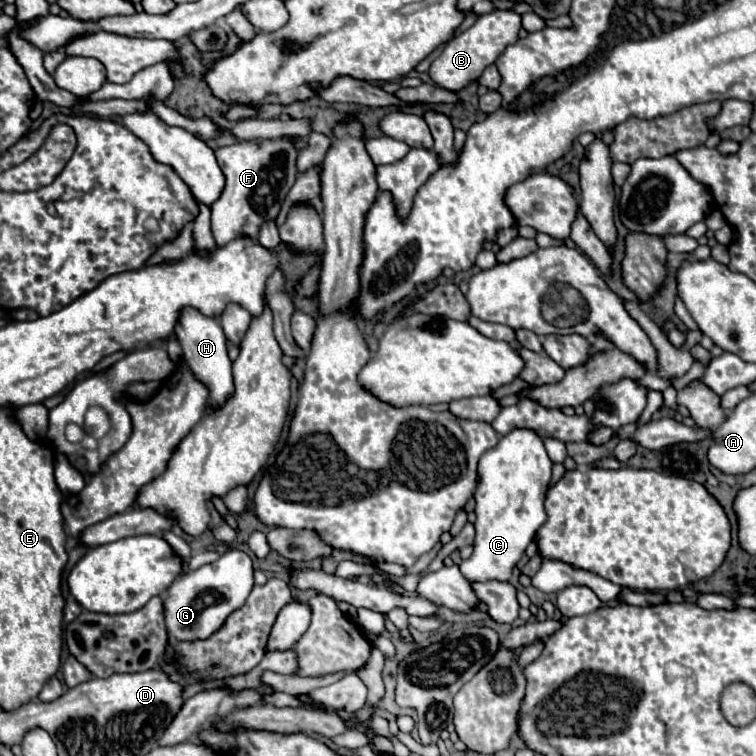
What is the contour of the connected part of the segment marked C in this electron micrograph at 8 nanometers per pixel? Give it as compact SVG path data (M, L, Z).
M513 429L511 433L507 433L497 447L493 447L491 451L487 451L487 455L483 455L483 459L479 459L479 487L475 491L475 529L477 529L477 537L473 543L473 555L465 561L459 563L459 571L461 575L471 581L509 581L513 567L517 565L517 561L521 559L521 555L525 553L527 545L535 539L535 533L539 531L539 527L545 523L547 515L543 509L543 501L545 501L545 493L551 481L551 459L545 451L543 441L539 439L539 435L531 429Z

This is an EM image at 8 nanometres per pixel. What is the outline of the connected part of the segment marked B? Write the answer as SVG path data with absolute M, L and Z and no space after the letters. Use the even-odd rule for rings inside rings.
M495 9L487 15L481 15L467 31L451 39L441 49L441 53L433 59L429 67L429 77L447 91L467 87L471 81L477 81L477 77L483 73L485 67L495 63L495 59L505 51L507 45L513 45L519 39L519 29L521 29L521 15L511 9Z

